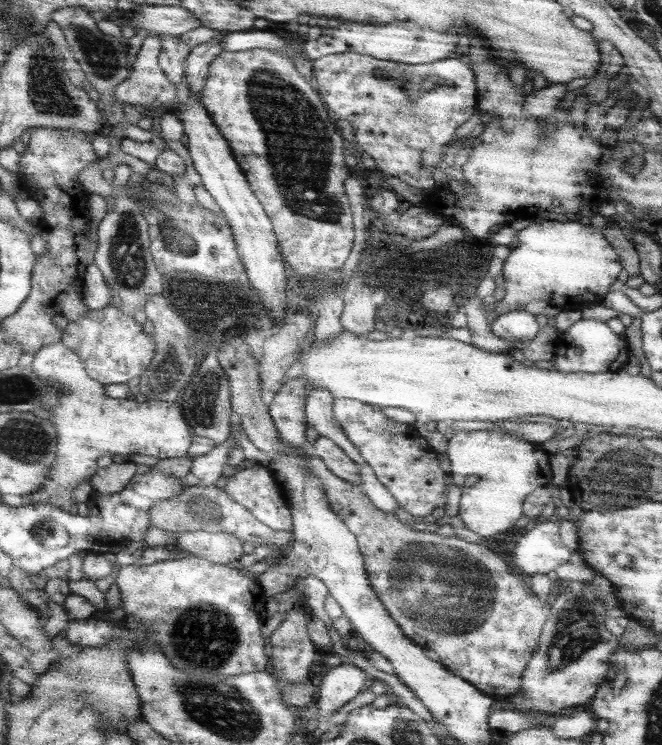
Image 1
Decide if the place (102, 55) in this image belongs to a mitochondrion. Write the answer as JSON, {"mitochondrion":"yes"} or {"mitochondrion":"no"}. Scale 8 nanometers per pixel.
{"mitochondrion":"yes"}

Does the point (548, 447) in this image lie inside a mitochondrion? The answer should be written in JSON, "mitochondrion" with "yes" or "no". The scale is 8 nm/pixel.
{"mitochondrion":"no"}

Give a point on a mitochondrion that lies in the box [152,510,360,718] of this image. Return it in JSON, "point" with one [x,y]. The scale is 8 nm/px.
{"point":[200,638]}

